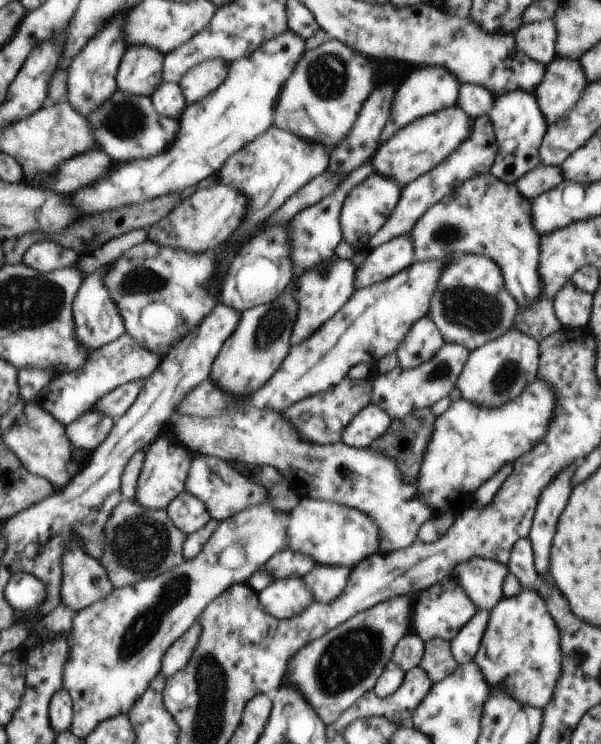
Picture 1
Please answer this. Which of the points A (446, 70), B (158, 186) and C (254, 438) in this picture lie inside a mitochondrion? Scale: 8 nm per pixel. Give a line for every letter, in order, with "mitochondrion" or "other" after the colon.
A: other
B: other
C: other

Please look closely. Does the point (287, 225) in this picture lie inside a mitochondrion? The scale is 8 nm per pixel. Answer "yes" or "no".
no

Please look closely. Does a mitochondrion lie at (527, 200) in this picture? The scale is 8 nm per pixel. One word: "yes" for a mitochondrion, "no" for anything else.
no

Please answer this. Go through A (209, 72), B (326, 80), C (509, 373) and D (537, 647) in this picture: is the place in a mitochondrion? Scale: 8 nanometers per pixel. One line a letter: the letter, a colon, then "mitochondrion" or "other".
A: mitochondrion
B: mitochondrion
C: mitochondrion
D: other

